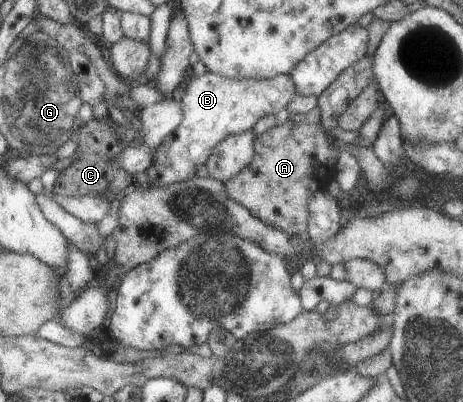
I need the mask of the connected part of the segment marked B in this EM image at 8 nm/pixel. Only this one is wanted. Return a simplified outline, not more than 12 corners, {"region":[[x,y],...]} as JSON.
{"region":[[287,74],[187,76],[148,188],[182,182],[295,95]]}

